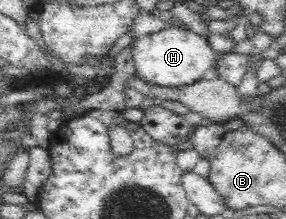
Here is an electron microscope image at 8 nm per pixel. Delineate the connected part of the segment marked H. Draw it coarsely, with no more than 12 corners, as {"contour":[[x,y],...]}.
{"contour":[[177,25],[139,37],[136,76],[161,87],[208,77],[204,36]]}

